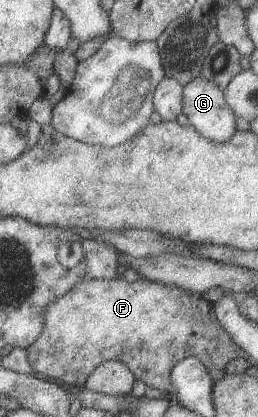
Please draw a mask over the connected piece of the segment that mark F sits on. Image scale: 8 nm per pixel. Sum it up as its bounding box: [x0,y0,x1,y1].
[25,277,229,397]

